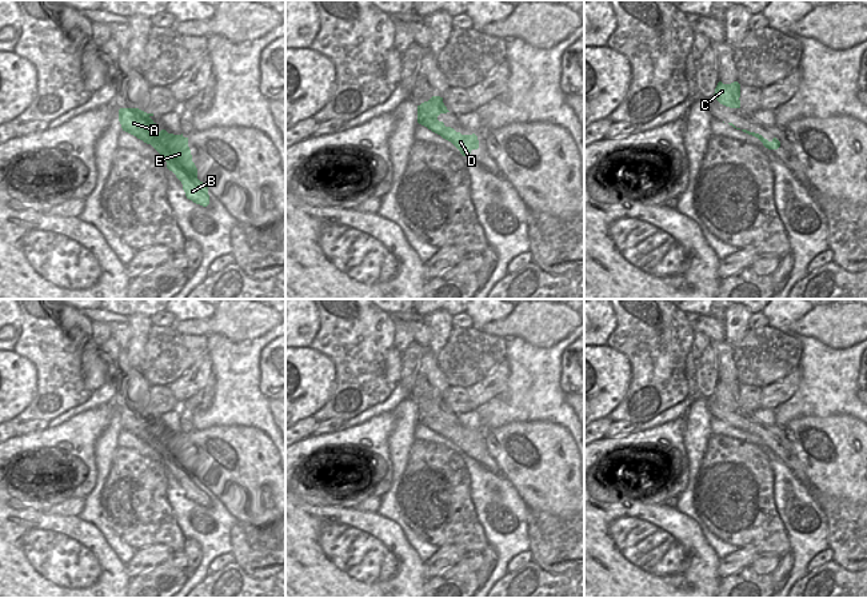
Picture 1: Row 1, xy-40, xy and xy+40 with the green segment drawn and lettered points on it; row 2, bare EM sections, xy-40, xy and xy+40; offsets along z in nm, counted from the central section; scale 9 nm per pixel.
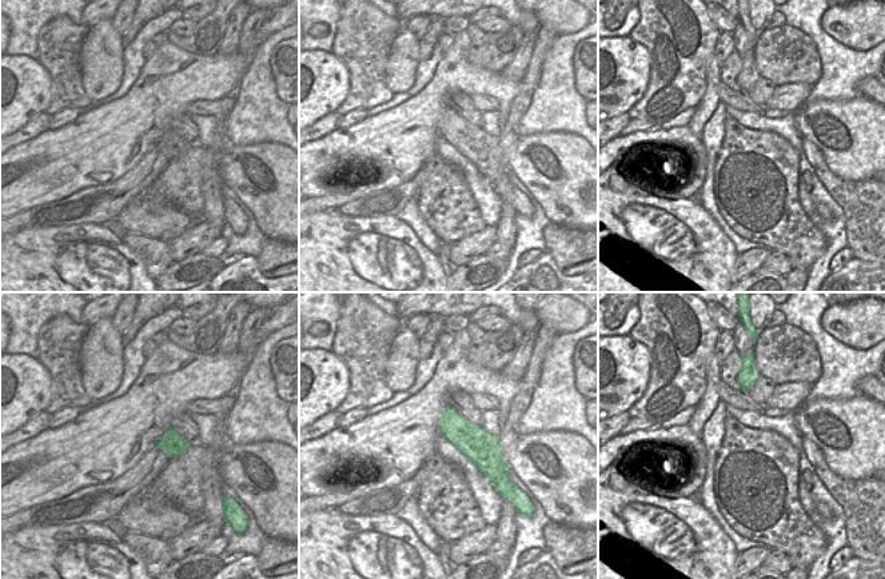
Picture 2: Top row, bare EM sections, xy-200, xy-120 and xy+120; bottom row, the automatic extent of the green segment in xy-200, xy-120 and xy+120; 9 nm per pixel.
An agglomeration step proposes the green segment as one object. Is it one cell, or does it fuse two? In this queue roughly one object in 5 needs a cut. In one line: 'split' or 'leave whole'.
leave whole

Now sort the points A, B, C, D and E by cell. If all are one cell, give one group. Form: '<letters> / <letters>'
A B C D E

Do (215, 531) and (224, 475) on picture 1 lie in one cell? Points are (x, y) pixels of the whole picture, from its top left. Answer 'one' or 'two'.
two

